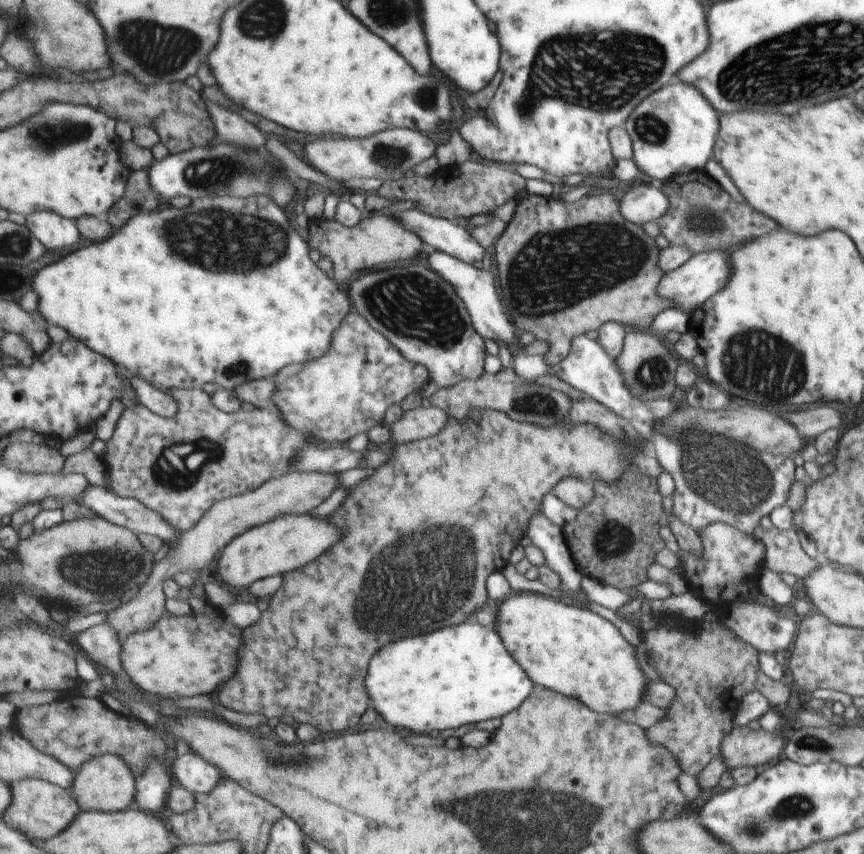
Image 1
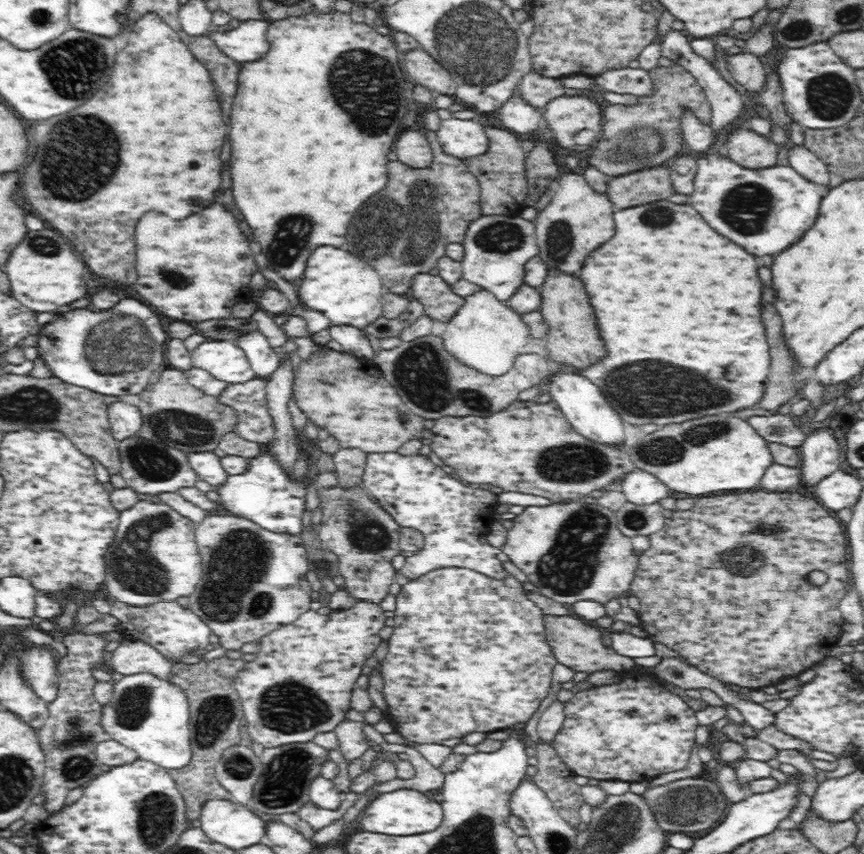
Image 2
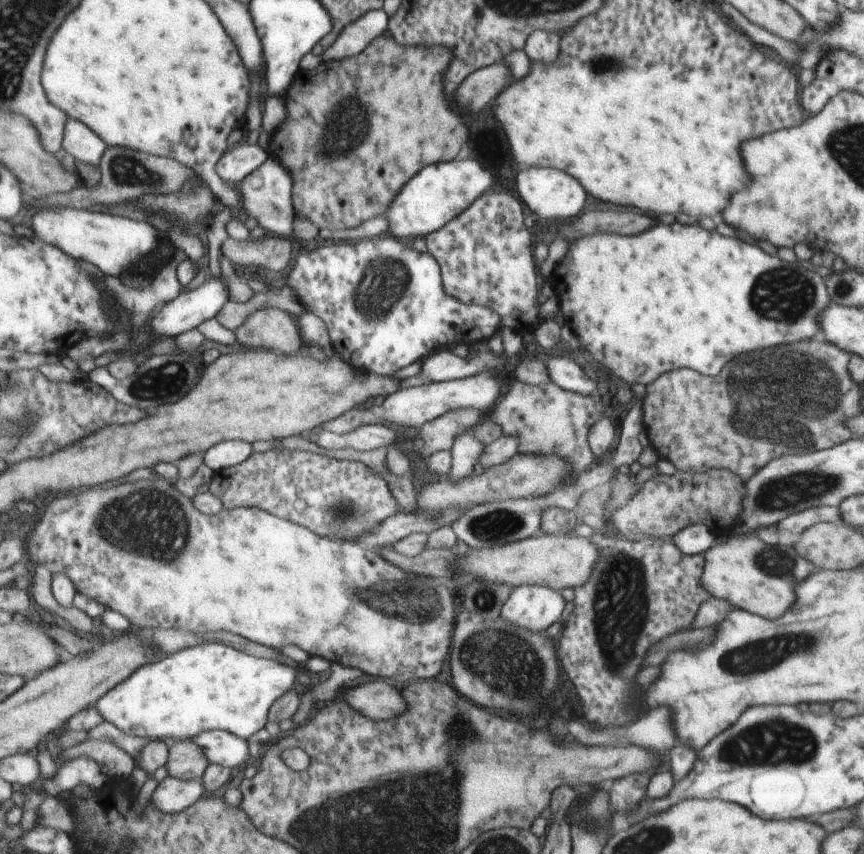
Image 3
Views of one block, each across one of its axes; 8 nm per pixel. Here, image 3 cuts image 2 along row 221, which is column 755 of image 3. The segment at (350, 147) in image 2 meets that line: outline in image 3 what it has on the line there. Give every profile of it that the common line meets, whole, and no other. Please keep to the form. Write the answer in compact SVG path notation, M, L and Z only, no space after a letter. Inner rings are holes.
M674 222L668 226L654 226L640 236L580 236L569 248L566 260L554 268L551 281L560 312L570 320L567 336L572 340L572 328L574 338L580 338L584 344L582 349L588 350L596 362L606 366L628 386L638 383L648 386L664 372L676 368L696 368L708 376L718 376L724 364L738 354L816 337L820 333L818 316L830 304L826 278L818 272L784 262L758 246L720 236L716 230L710 232L700 226Z

